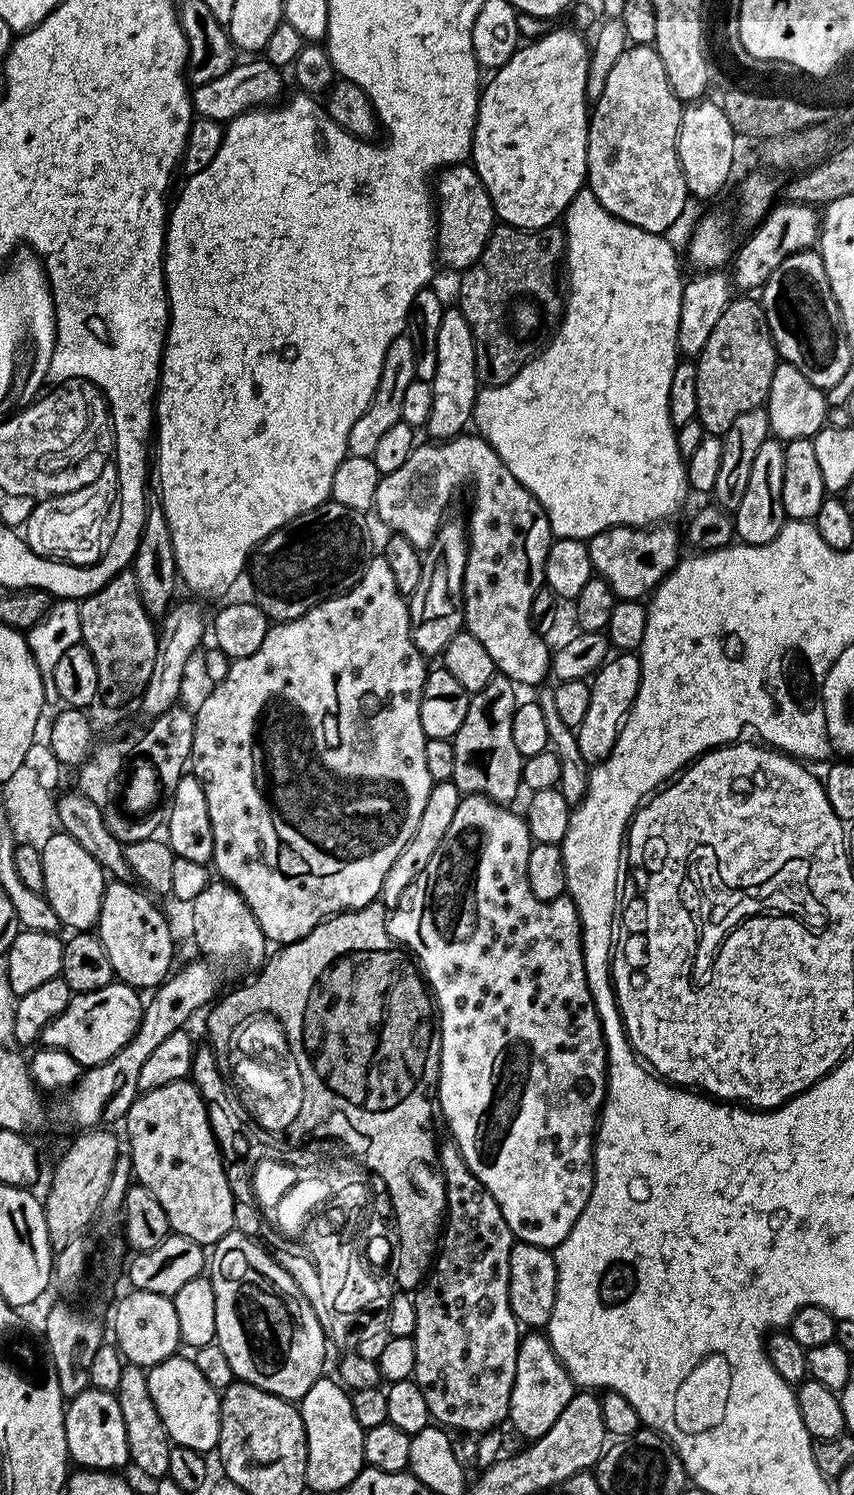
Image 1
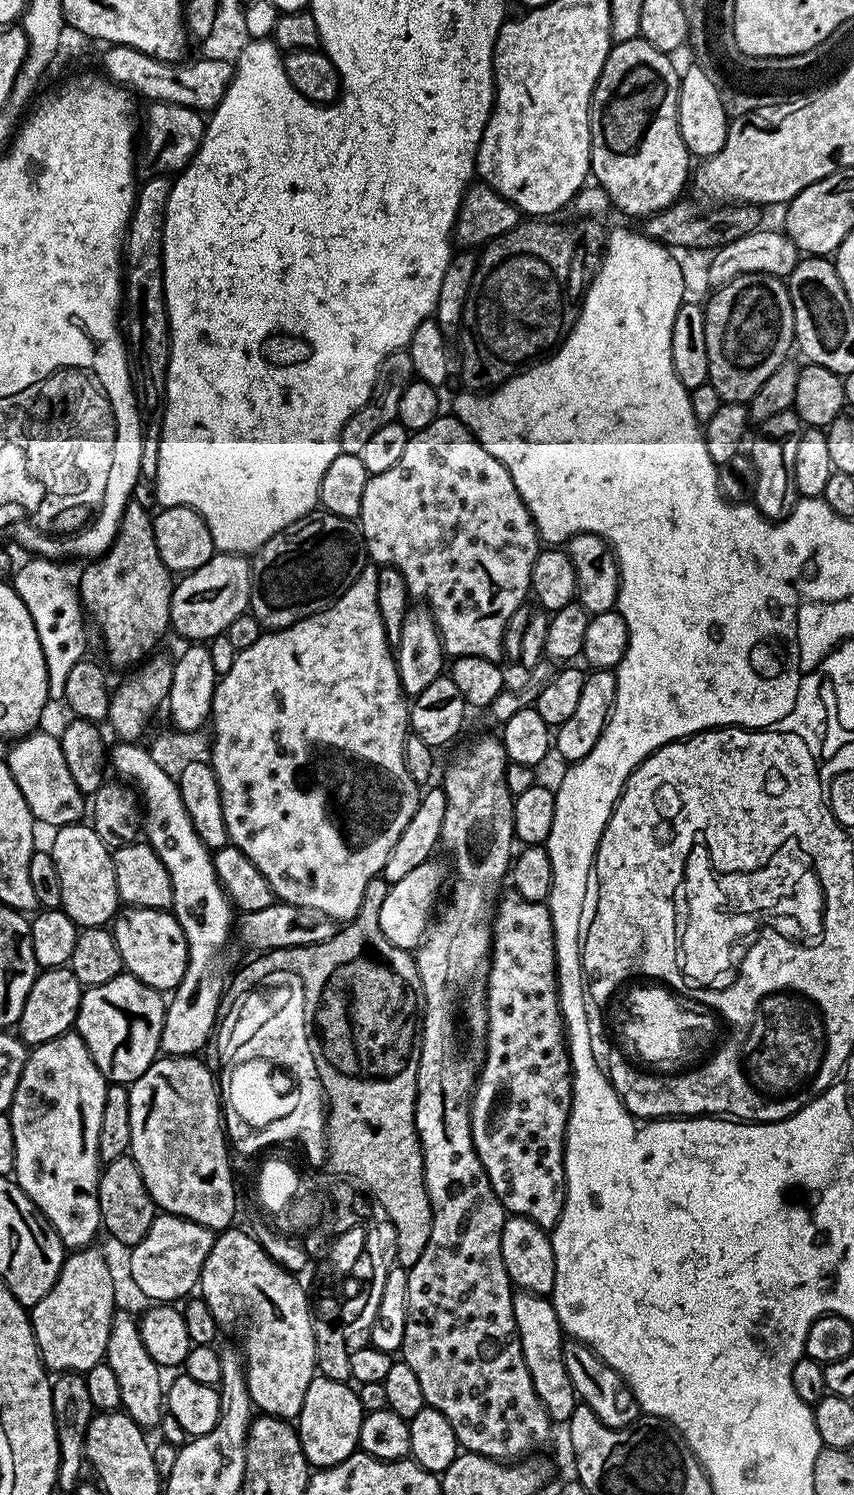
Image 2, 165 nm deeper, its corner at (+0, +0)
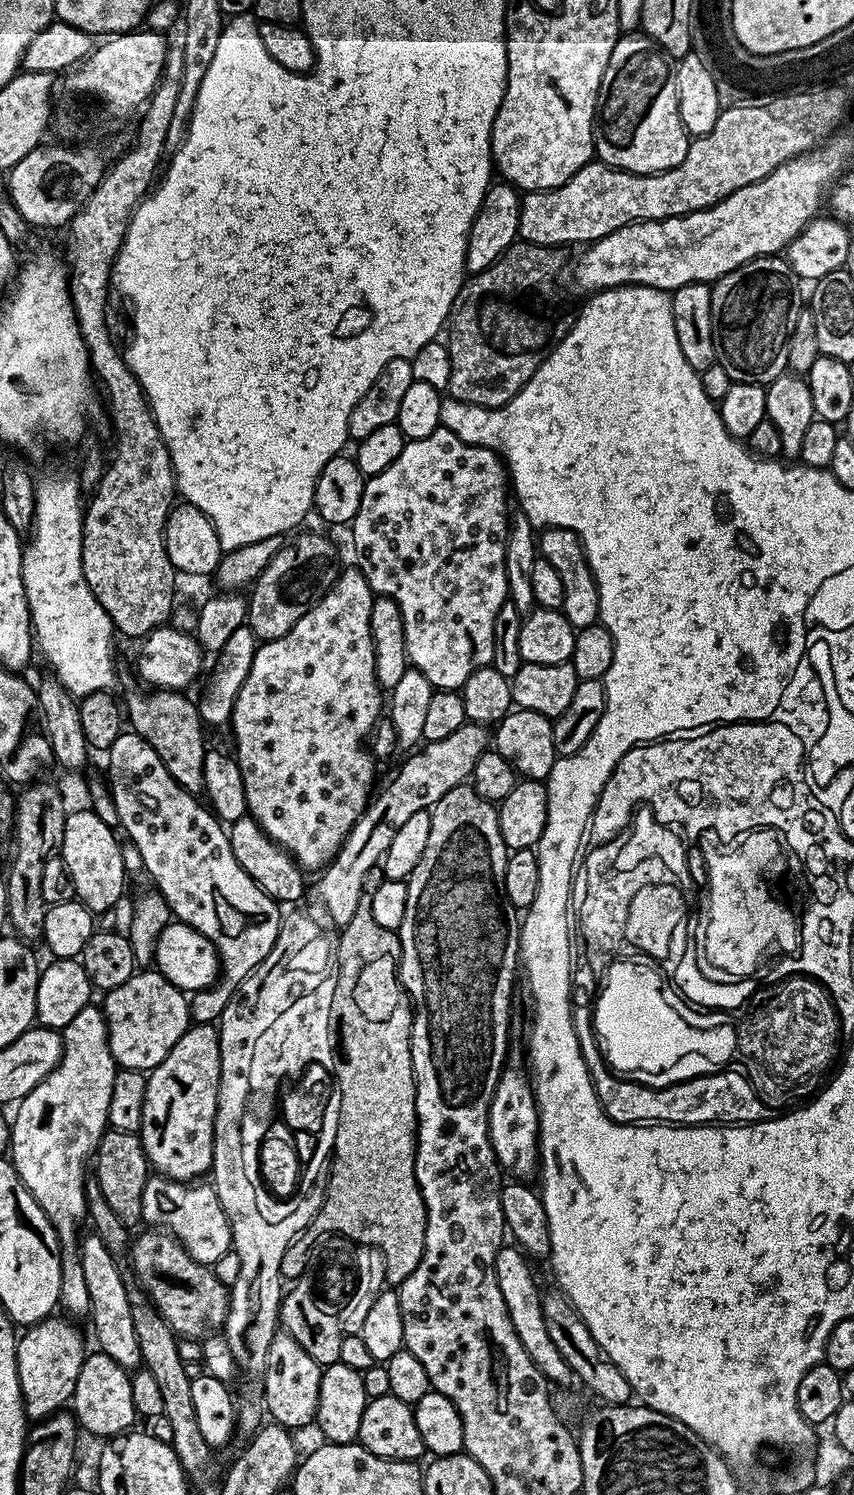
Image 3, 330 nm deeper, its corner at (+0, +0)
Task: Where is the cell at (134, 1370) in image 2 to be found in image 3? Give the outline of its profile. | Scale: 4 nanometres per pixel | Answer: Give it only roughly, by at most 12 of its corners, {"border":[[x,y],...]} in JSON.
{"border":[[102,1238],[80,1241],[99,1351],[141,1367],[134,1314]]}

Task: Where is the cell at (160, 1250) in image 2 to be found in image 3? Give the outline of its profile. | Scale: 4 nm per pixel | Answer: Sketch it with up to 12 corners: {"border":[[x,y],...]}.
{"border":[[149,1175],[142,1220],[190,1258],[215,1266],[233,1251],[212,1186]]}

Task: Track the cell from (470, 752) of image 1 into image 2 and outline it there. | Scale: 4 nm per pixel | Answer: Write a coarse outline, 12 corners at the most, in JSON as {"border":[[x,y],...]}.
{"border":[[510,761],[448,764],[448,901],[415,949],[430,1242],[402,1363],[461,1449],[554,1421],[522,1358],[506,1213],[472,1137]]}

